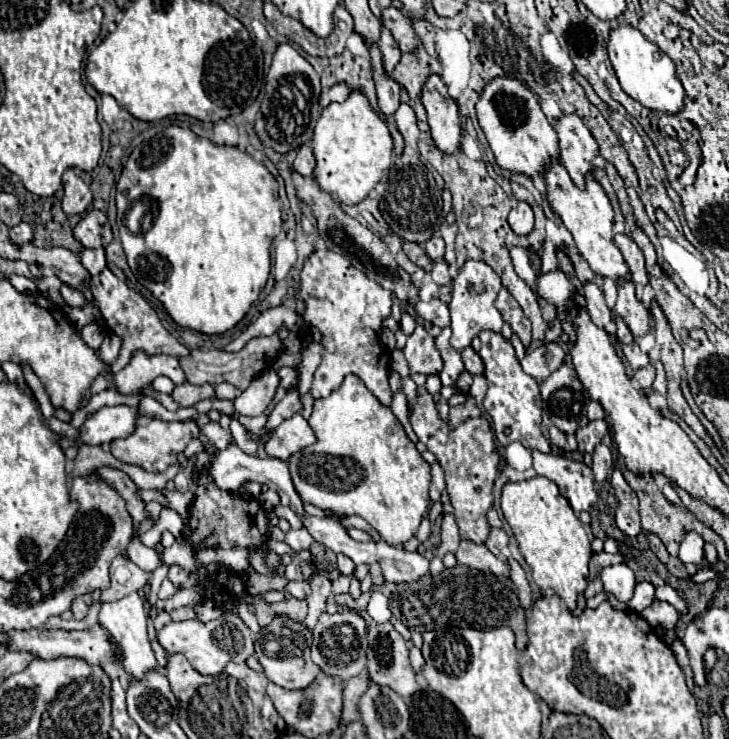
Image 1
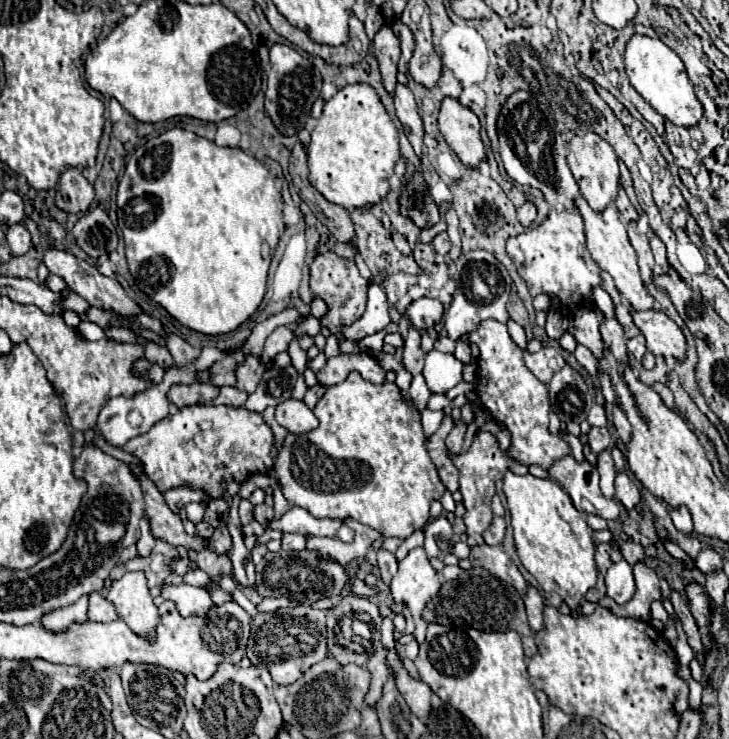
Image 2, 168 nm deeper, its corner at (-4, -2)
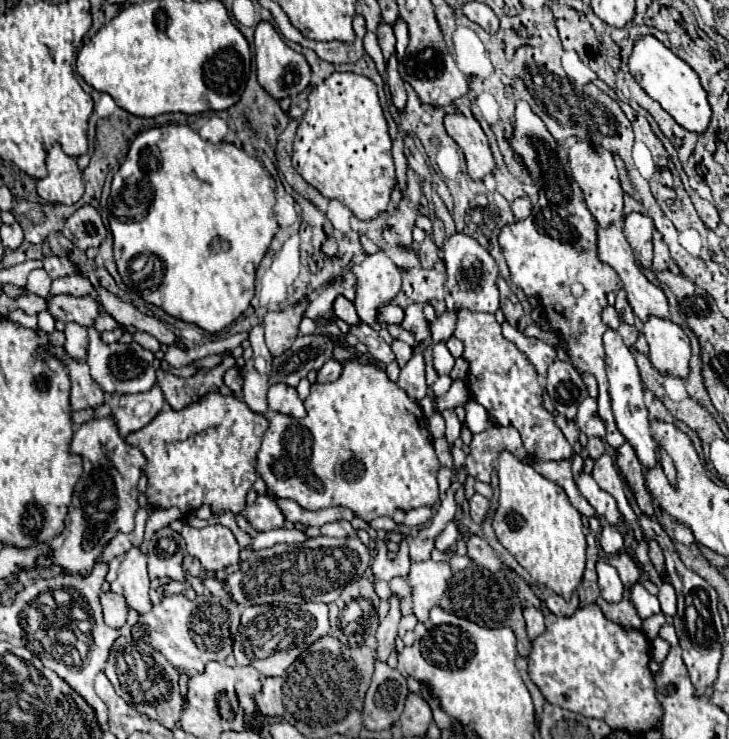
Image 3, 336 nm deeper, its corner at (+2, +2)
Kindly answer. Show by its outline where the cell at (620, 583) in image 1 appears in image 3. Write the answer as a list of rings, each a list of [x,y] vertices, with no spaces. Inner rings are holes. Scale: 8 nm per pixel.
[[[602,560],[596,564],[596,572],[598,572],[598,586],[600,586],[602,598],[606,602],[620,602],[624,594],[624,586],[620,582],[618,572]]]

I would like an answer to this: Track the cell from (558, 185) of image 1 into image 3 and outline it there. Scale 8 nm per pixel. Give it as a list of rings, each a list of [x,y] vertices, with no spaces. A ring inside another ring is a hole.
[[[612,224],[612,228],[598,228],[598,256],[600,256],[602,262],[610,264],[610,266],[616,270],[616,274],[618,274],[620,280],[622,280],[622,288],[624,288],[626,294],[628,294],[628,302],[630,302],[634,314],[636,314],[642,322],[646,322],[650,316],[666,318],[666,320],[670,318],[666,294],[662,292],[662,288],[654,286],[654,284],[642,274],[640,266],[638,266],[636,260],[634,260],[632,248],[630,248],[626,236],[622,234],[622,230],[620,230],[618,226]]]

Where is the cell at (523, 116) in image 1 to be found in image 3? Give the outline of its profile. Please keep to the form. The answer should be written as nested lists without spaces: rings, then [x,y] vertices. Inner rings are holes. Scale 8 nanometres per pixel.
[[[522,100],[516,104],[516,130],[512,136],[512,148],[516,150],[516,154],[522,158],[522,162],[528,166],[528,170],[532,170],[536,182],[540,182],[540,192],[544,194],[544,198],[538,198],[538,204],[534,208],[534,214],[530,214],[526,220],[518,220],[512,224],[506,224],[500,234],[498,234],[498,242],[500,242],[500,250],[506,258],[506,264],[510,268],[510,278],[516,286],[522,288],[522,292],[526,296],[536,296],[542,302],[544,314],[550,322],[550,326],[560,334],[560,338],[566,344],[568,356],[572,360],[572,364],[578,368],[580,374],[592,374],[598,380],[598,416],[602,418],[604,426],[606,426],[606,442],[612,448],[618,448],[624,444],[624,436],[620,436],[620,432],[616,432],[616,424],[612,420],[612,408],[608,404],[608,382],[604,376],[604,346],[602,346],[602,334],[608,330],[608,326],[602,322],[602,310],[608,306],[606,302],[606,294],[614,292],[620,288],[620,278],[618,274],[604,262],[600,262],[598,258],[598,246],[596,246],[596,220],[590,214],[586,202],[584,202],[584,194],[580,190],[580,186],[572,180],[568,162],[564,164],[564,160],[558,156],[558,144],[556,140],[550,136],[550,132],[546,130],[544,122],[540,120],[540,116],[536,116],[530,106]]]

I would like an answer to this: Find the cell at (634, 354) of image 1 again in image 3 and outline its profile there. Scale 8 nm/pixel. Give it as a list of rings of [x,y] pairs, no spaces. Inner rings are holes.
[[[620,322],[618,334],[622,336],[622,340],[624,340],[624,344],[626,344],[628,348],[632,348],[632,346],[634,346],[634,342],[636,342],[636,338],[638,338],[638,330],[636,330],[634,326],[626,324],[626,322]]]

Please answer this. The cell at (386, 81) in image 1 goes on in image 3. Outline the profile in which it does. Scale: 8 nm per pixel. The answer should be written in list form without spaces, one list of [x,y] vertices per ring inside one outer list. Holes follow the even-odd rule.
[[[384,20],[378,24],[378,42],[380,42],[380,48],[382,48],[382,52],[384,52],[384,58],[388,60],[388,56],[394,52],[396,38],[394,38],[392,26],[390,26],[390,24],[386,24]]]

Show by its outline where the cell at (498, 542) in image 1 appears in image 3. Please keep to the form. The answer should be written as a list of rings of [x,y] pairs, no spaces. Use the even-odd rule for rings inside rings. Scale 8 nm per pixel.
[[[474,494],[474,496],[468,500],[468,508],[470,508],[472,520],[474,520],[476,524],[482,524],[482,520],[484,520],[488,508],[490,508],[490,502],[488,502],[488,498],[484,498],[484,496],[480,496],[480,494]]]

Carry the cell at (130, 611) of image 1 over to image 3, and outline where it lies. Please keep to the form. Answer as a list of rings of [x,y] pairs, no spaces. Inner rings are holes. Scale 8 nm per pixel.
[[[132,546],[118,568],[118,578],[110,584],[112,592],[122,594],[128,600],[128,606],[140,614],[150,612],[152,602],[148,598],[150,578],[146,570],[146,554],[140,548]]]

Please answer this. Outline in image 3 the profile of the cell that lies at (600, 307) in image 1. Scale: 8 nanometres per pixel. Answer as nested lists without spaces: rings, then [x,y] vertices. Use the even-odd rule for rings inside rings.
[[[606,330],[604,338],[604,350],[606,350],[606,376],[608,376],[608,394],[610,394],[610,404],[616,420],[616,428],[622,432],[622,436],[632,444],[636,458],[644,468],[654,468],[656,466],[656,442],[652,440],[652,430],[648,422],[648,410],[644,404],[644,384],[640,378],[638,364],[634,360],[634,354],[630,348],[620,340],[620,334],[614,330]]]

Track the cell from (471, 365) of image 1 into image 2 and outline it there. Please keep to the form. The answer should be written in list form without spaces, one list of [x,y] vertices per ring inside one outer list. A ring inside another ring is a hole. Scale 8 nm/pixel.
[[[458,340],[456,342],[456,350],[454,356],[462,362],[462,364],[470,364],[472,362],[472,352],[470,352],[470,344],[466,340]]]

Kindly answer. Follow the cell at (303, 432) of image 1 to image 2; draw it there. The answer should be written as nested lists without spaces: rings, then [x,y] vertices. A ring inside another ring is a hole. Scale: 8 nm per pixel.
[[[286,400],[276,406],[276,422],[292,434],[312,432],[318,428],[318,418],[302,400]]]

